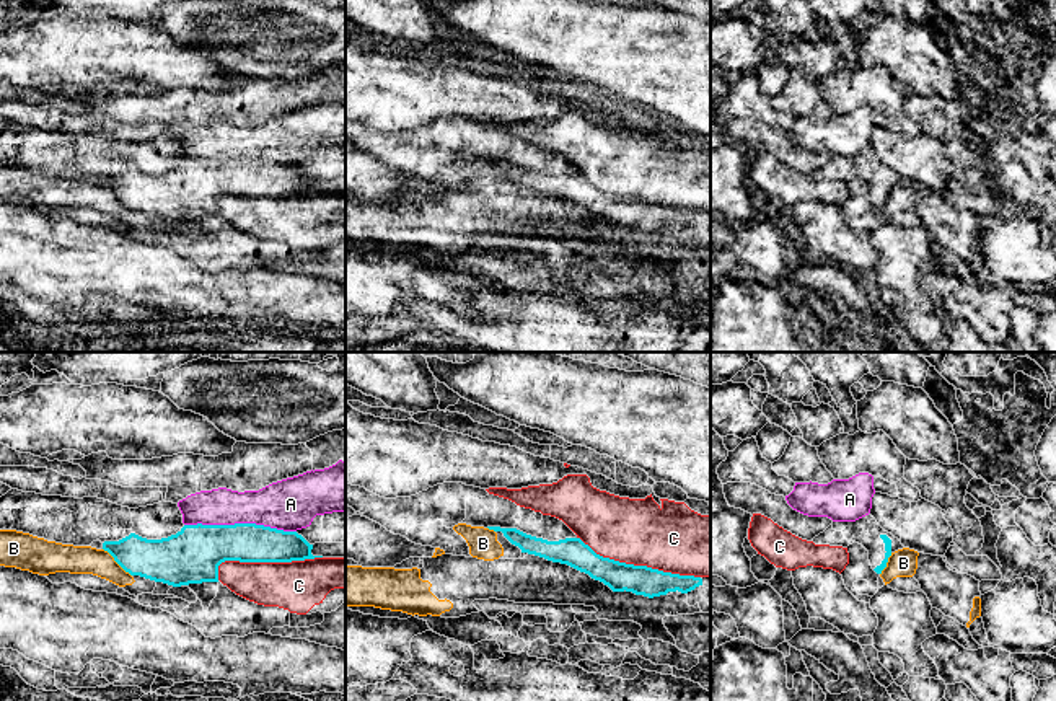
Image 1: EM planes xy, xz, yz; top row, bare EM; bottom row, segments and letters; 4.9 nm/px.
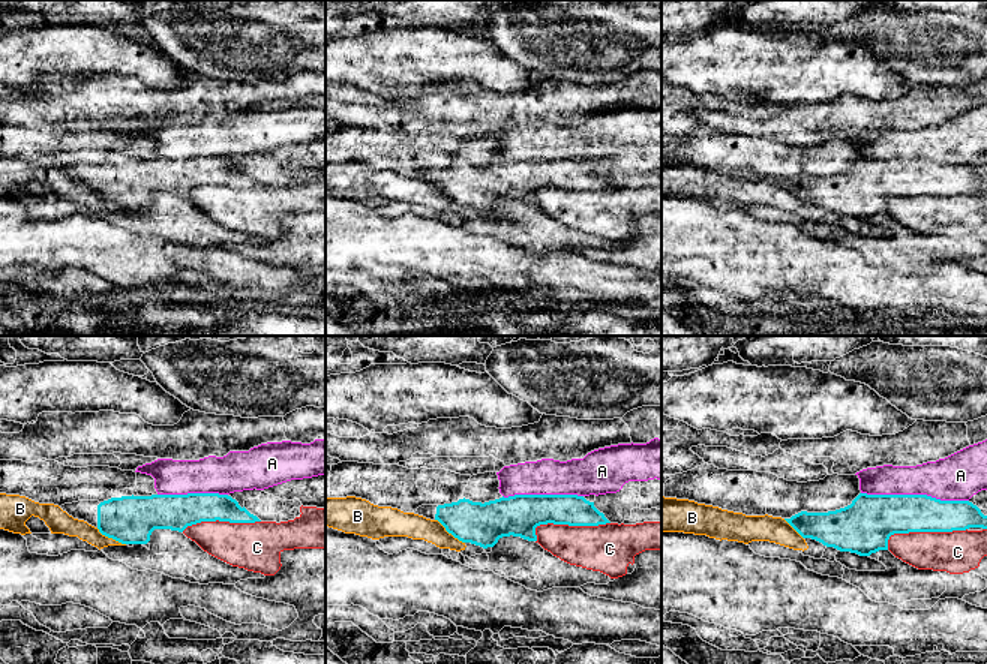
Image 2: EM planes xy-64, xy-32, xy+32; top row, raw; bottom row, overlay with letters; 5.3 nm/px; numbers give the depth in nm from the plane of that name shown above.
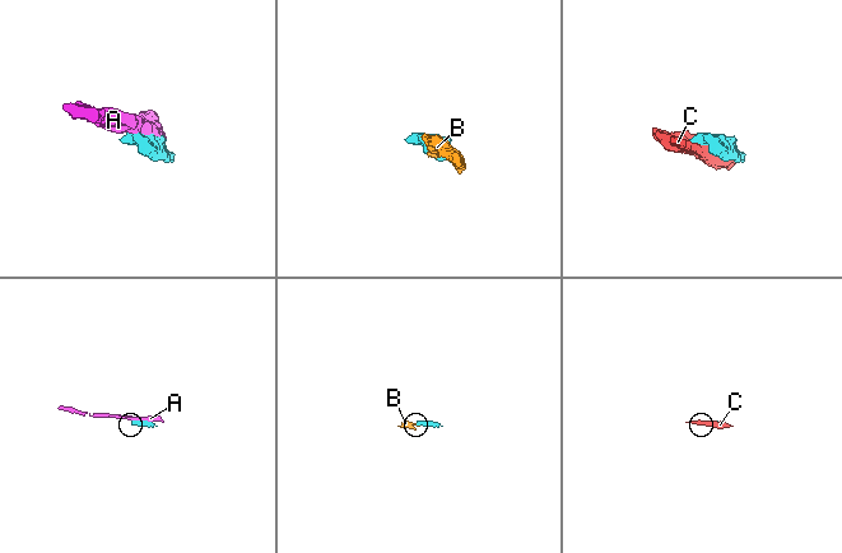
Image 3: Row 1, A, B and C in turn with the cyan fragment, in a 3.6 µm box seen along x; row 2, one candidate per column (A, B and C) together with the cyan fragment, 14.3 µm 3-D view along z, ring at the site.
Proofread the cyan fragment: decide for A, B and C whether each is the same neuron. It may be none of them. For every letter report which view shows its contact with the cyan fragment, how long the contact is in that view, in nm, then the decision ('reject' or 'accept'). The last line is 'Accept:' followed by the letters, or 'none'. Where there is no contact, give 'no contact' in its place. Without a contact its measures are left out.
A: xy | 550 nm | reject
B: xy | 200 nm | reject
C: xz | 650 nm | reject
Accept: none

